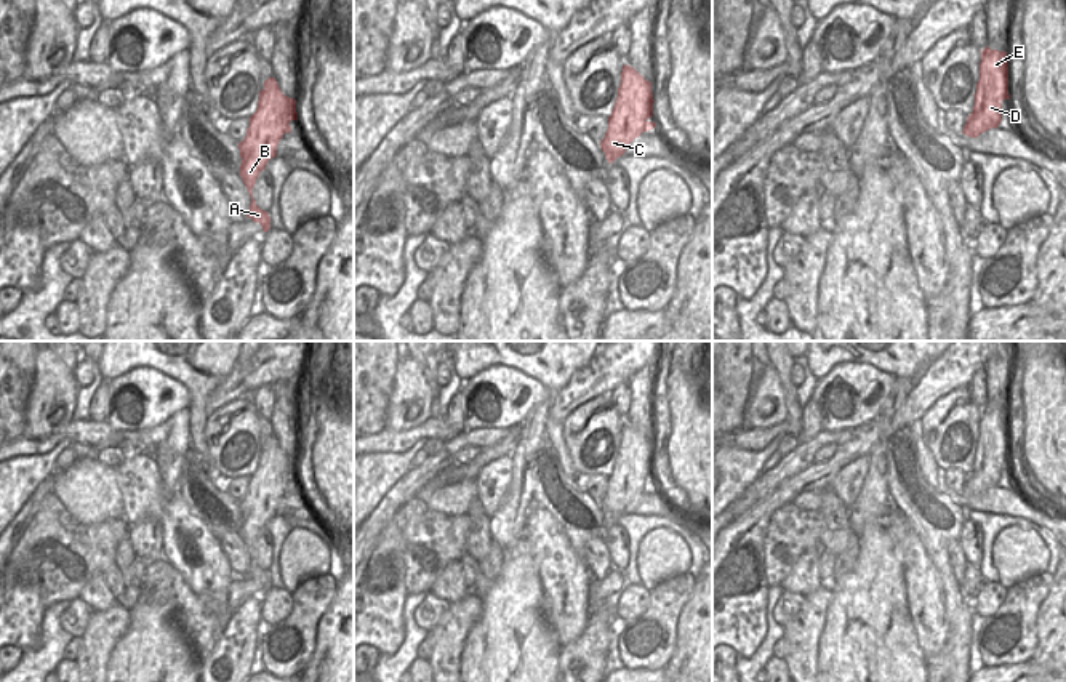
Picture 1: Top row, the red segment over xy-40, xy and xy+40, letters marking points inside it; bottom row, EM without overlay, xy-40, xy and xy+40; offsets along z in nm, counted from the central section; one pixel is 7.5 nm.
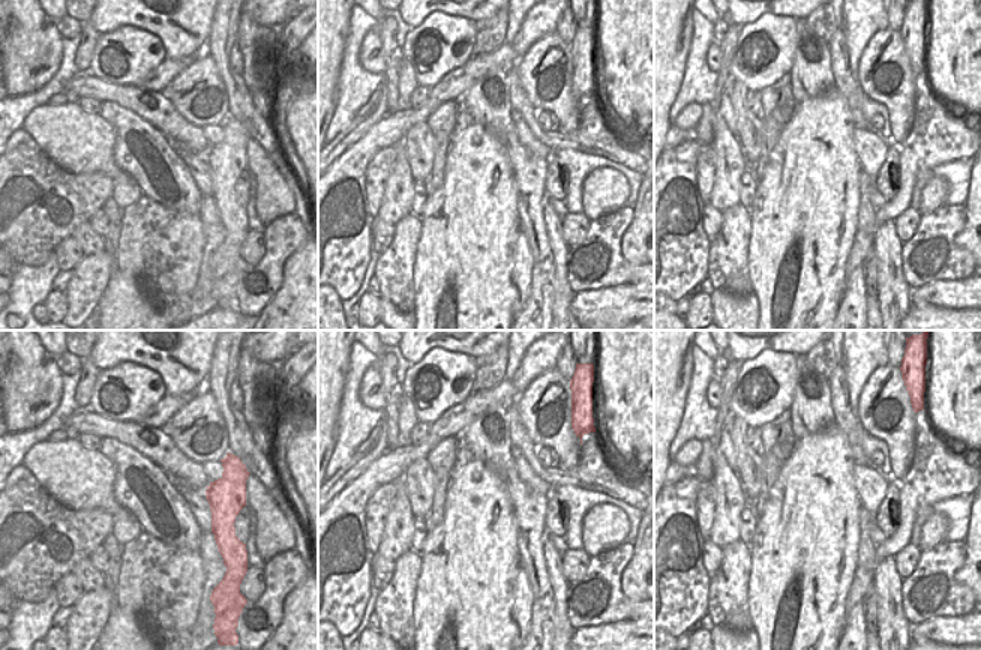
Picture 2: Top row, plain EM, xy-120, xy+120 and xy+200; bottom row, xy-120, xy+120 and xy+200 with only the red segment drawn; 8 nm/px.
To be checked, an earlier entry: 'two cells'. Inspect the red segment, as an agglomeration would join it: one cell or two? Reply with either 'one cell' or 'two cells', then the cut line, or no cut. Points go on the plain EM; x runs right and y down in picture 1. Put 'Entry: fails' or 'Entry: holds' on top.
Entry: fails
one cell | no cut

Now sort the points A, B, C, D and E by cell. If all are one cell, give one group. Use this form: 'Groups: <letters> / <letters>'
Groups: A B C D E.

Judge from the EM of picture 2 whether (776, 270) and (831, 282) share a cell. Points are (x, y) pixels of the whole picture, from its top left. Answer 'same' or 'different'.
same

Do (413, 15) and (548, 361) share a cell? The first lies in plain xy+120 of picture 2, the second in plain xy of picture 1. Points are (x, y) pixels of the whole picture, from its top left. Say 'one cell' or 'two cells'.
one cell

